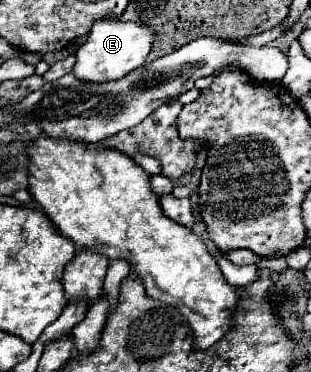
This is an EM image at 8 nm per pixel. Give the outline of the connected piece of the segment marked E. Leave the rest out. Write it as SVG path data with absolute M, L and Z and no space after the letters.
M103 20L99 24L93 24L89 38L85 44L79 46L73 66L73 76L87 82L87 84L103 84L103 82L115 82L125 78L135 68L143 66L145 56L151 50L153 32L145 24L135 22L119 22L119 20Z

